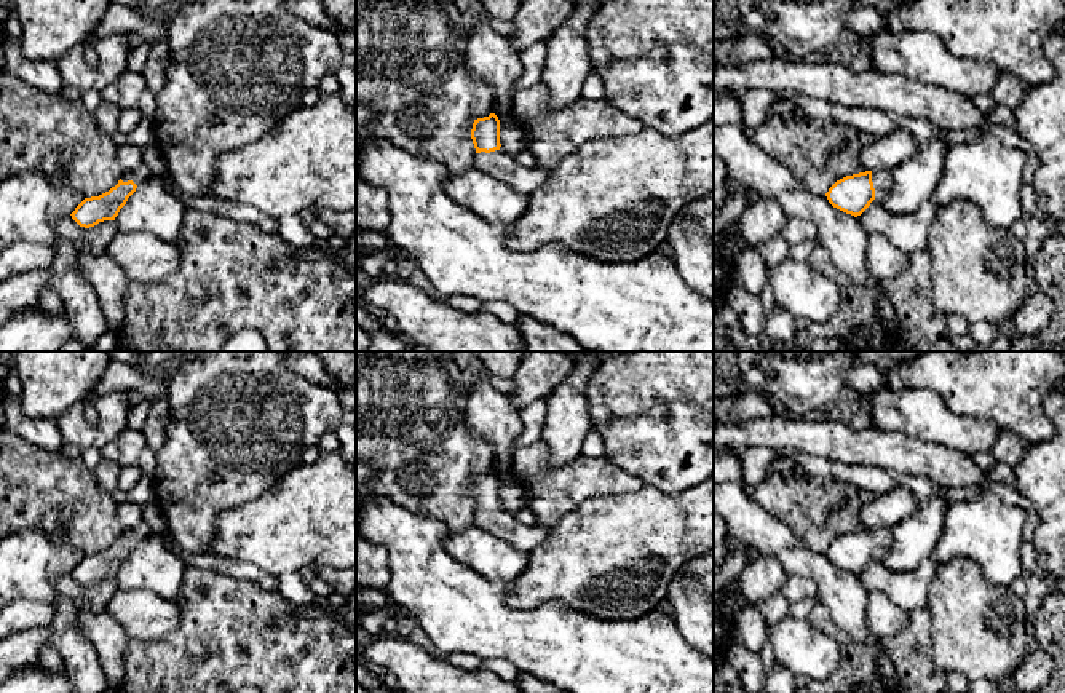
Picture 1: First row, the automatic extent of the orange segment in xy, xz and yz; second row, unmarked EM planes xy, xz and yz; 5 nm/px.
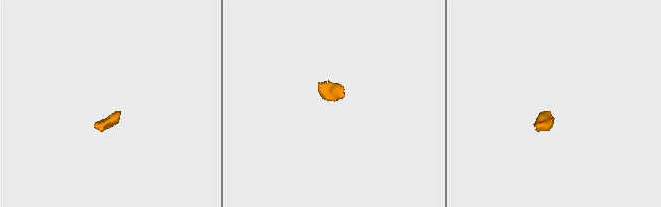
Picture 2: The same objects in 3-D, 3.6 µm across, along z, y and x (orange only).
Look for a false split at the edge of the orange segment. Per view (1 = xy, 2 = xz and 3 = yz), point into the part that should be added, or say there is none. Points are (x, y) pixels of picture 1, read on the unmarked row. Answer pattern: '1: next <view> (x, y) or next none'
1: next xy (142, 530)
2: next xz (498, 522)
3: next yz (882, 537)

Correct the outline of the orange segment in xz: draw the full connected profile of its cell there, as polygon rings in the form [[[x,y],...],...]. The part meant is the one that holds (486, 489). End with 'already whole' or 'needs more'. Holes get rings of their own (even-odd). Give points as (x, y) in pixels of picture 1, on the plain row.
[[[495,471],[474,477],[471,497],[476,506],[474,524],[514,549],[530,552],[548,540],[546,527],[524,525],[516,521],[514,514],[500,508],[500,477]]]; needs more

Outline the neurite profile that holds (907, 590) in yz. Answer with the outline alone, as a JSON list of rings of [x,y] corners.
[[[873,557],[870,564],[857,573],[857,580],[867,591],[881,591],[889,600],[912,612],[928,607],[929,588],[939,564],[928,557],[912,572],[889,570],[883,559]]]

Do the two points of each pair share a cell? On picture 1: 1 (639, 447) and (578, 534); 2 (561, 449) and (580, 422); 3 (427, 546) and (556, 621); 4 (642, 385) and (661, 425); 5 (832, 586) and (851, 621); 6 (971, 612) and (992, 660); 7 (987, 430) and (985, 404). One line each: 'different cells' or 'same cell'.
1: different cells
2: same cell
3: same cell
4: different cells
5: same cell
6: same cell
7: different cells

